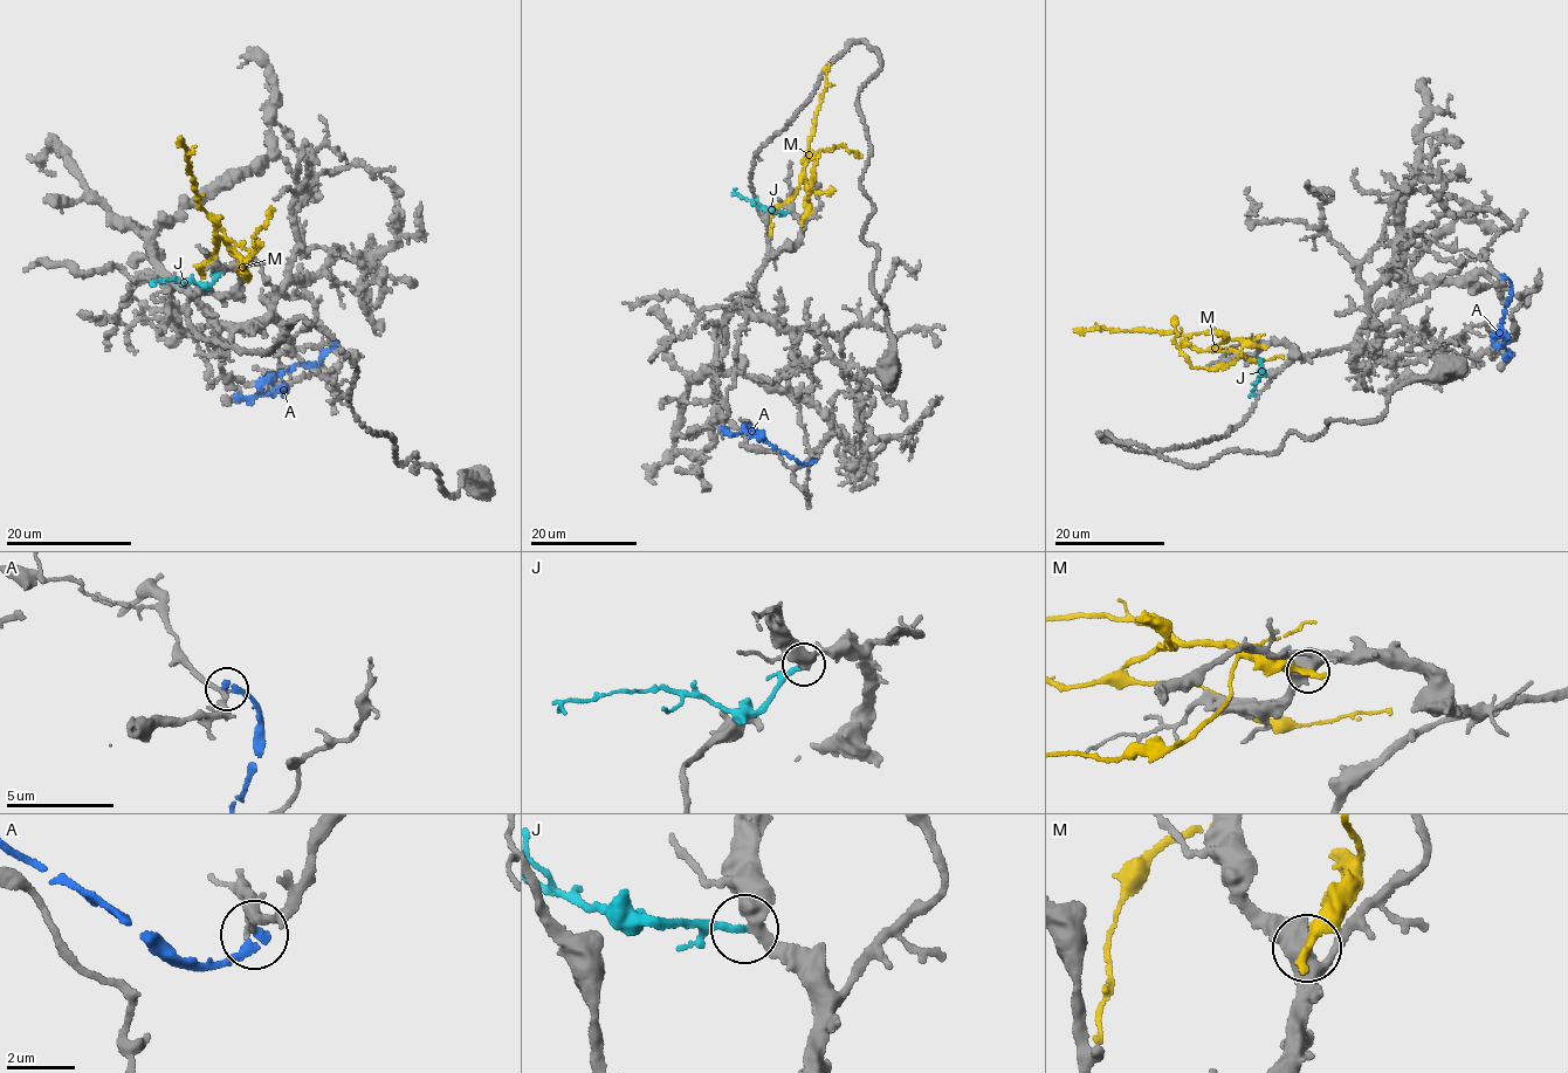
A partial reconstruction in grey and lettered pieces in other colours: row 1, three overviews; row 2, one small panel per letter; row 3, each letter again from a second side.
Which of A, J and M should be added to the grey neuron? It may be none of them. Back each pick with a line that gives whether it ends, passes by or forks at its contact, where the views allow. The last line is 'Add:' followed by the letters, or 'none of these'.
J: It ends there
Add: J

